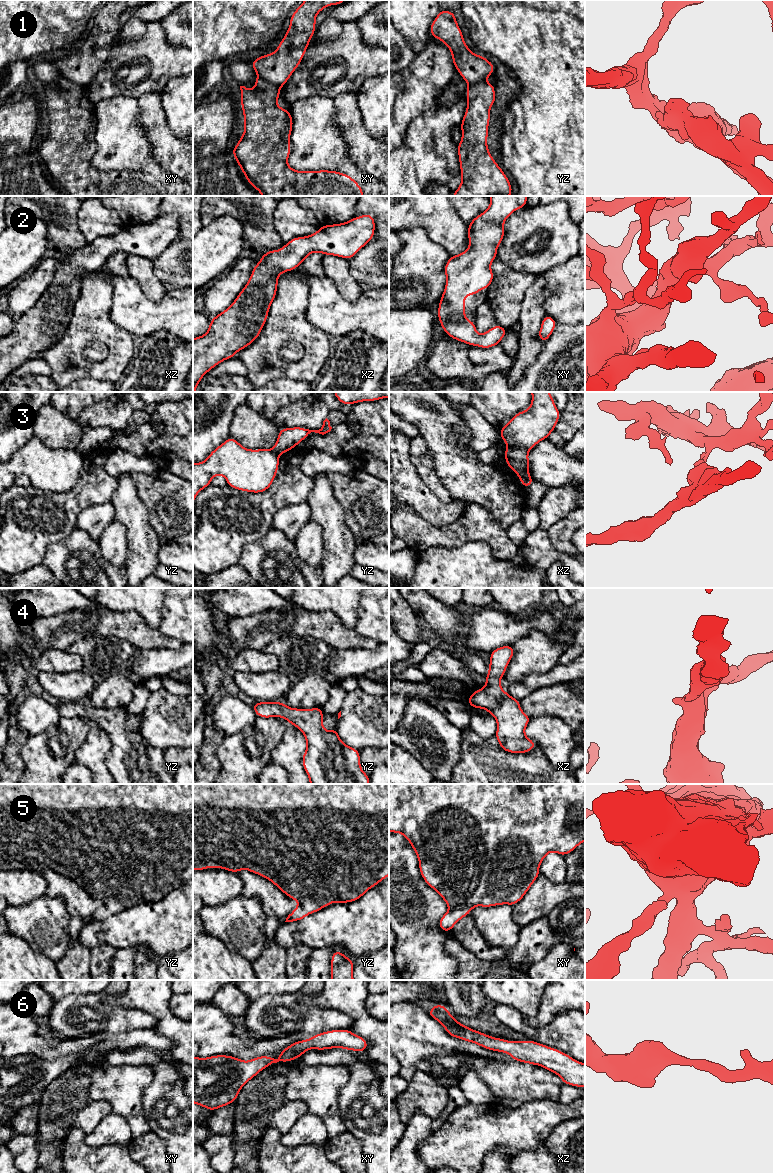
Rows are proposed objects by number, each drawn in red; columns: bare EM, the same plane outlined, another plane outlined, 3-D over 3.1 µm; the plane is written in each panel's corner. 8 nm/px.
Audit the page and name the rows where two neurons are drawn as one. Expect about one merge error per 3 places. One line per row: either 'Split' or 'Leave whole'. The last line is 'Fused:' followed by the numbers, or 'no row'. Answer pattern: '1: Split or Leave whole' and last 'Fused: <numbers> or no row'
1: Split
2: Leave whole
3: Split
4: Leave whole
5: Leave whole
6: Leave whole
Fused: 1, 3

